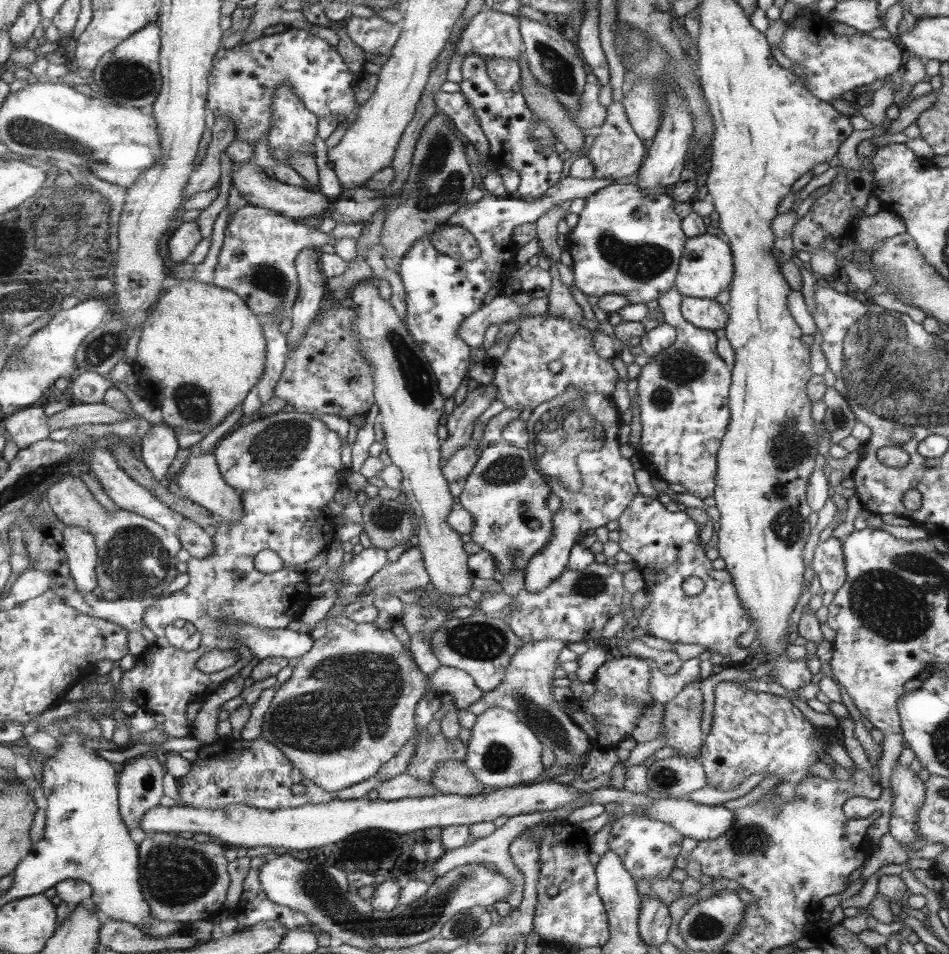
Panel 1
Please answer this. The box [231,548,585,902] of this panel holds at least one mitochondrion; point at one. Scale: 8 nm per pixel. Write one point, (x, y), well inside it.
(348, 701)

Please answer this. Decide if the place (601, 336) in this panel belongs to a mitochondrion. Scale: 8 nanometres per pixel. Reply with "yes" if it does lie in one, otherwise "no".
no

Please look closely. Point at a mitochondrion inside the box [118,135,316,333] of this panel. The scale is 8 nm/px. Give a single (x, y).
(265, 279)

